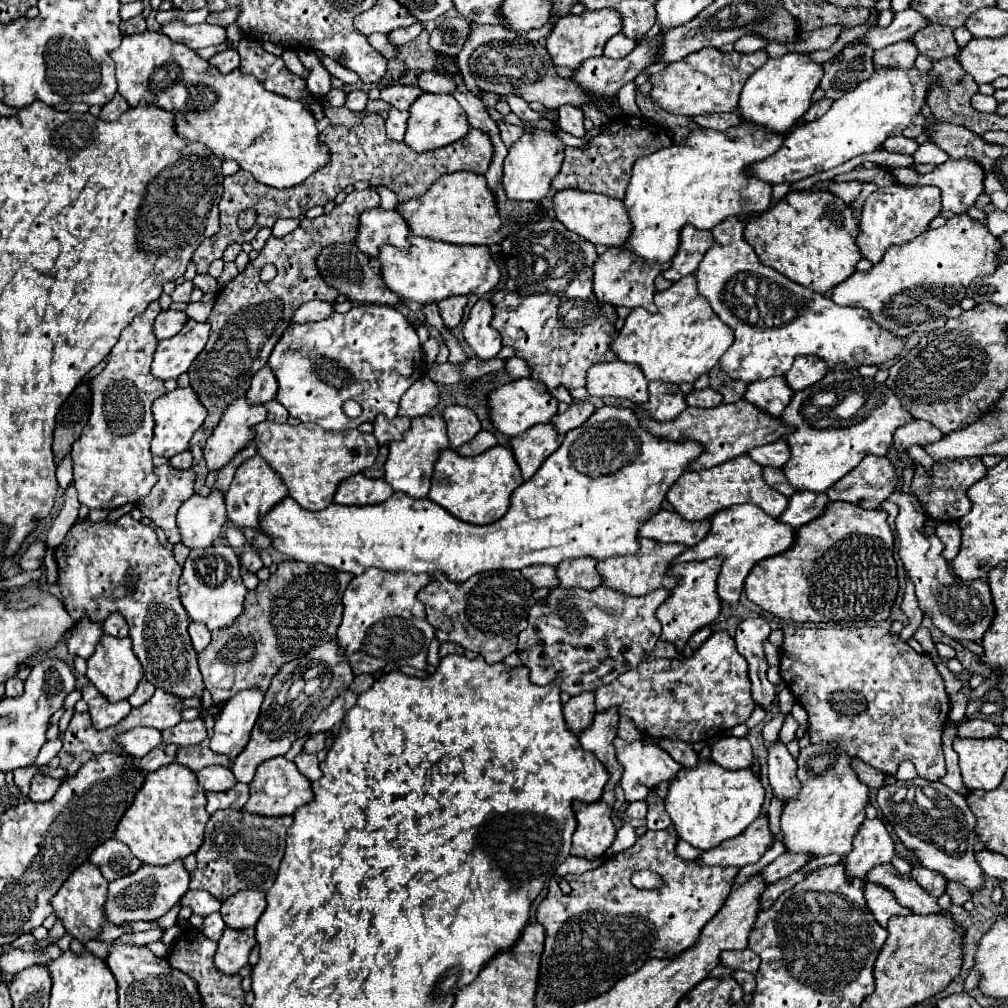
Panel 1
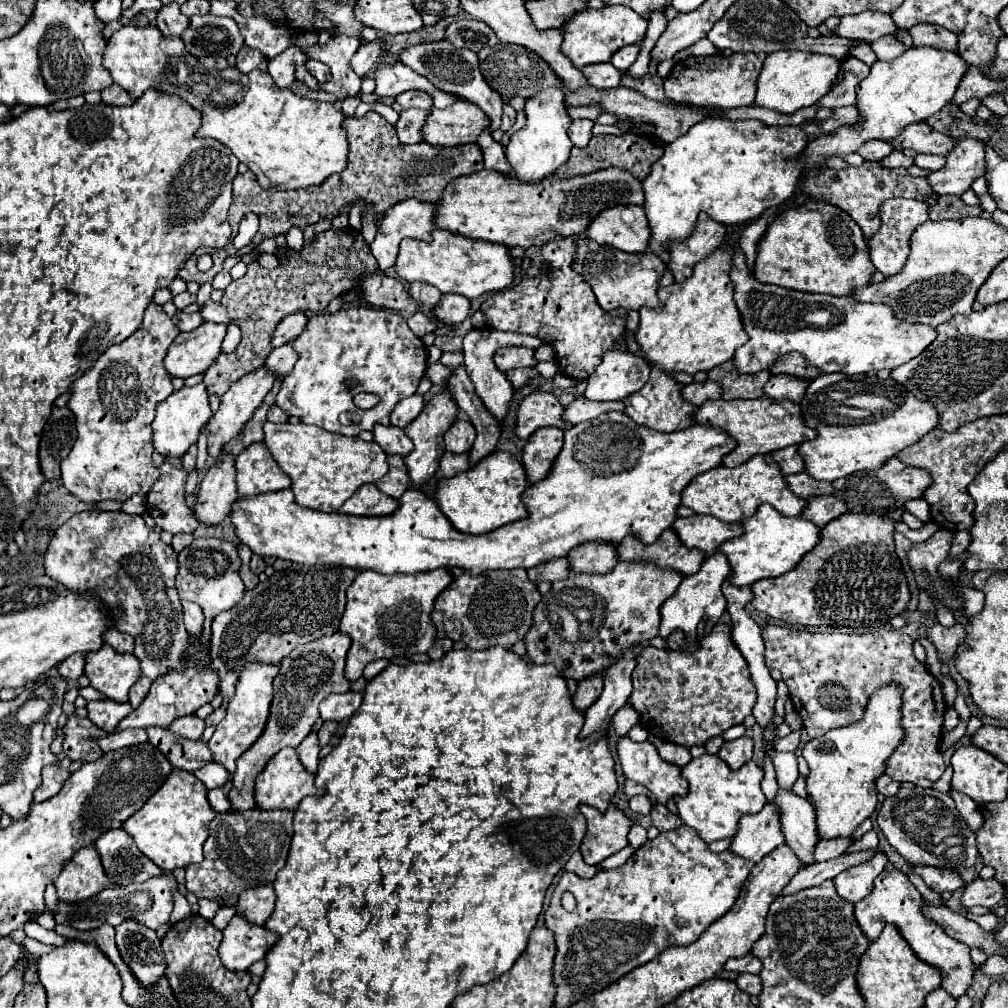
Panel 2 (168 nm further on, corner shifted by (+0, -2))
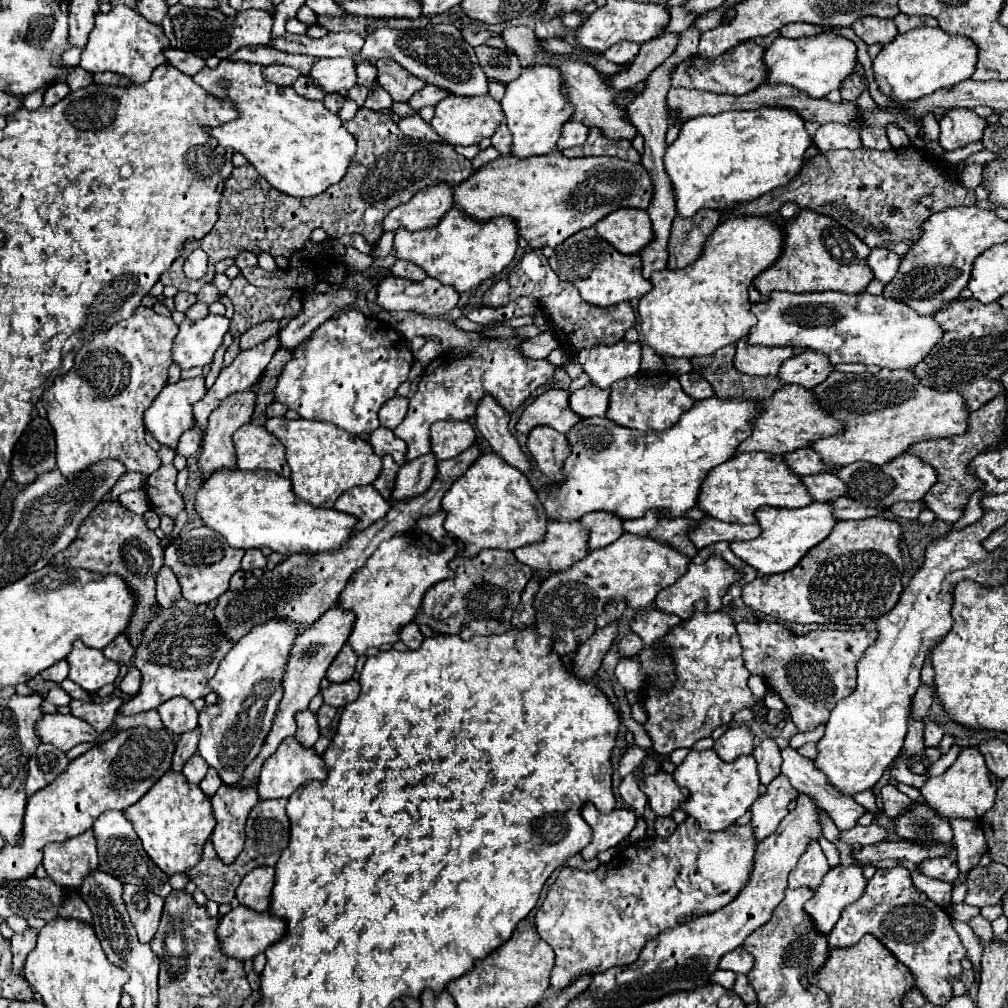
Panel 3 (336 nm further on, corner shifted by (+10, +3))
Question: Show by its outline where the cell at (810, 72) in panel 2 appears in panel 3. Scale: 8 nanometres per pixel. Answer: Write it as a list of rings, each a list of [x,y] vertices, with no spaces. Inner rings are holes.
[[[834,32],[798,40],[780,36],[764,52],[768,84],[788,84],[800,92],[806,92],[812,98],[824,98],[828,92],[838,90],[842,78],[854,72],[854,64],[856,64],[856,44],[842,36],[836,36]]]

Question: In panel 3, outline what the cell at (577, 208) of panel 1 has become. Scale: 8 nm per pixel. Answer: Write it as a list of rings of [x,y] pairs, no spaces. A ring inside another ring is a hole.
[[[640,208],[610,212],[596,224],[596,232],[624,254],[638,254],[654,238],[650,216]]]

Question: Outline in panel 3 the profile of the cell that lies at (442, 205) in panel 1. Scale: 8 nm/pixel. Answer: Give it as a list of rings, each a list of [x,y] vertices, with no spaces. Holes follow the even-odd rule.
[[[558,150],[538,158],[526,158],[526,162],[518,162],[518,158],[500,156],[484,166],[480,166],[470,178],[460,182],[454,188],[454,208],[470,216],[478,222],[488,222],[498,216],[508,216],[516,222],[518,234],[530,242],[530,248],[558,246],[568,236],[576,234],[582,228],[594,226],[600,218],[610,214],[612,210],[630,206],[630,208],[648,208],[652,198],[650,176],[642,164],[632,164],[630,178],[630,162],[610,156],[590,156],[590,158],[564,158]]]

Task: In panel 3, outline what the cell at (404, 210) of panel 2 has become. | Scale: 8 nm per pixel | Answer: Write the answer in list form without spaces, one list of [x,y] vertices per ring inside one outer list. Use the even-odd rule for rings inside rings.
[[[436,184],[420,190],[410,202],[400,204],[388,212],[382,230],[396,232],[398,228],[416,232],[432,228],[446,210],[452,208],[452,188],[446,184]]]

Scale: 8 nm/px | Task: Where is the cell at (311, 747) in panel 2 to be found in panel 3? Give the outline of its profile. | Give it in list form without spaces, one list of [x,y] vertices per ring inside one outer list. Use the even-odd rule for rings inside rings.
[[[310,710],[298,714],[296,718],[298,722],[298,730],[296,730],[296,740],[304,746],[304,748],[312,748],[314,742],[320,738],[320,728],[316,724],[316,714],[312,714]]]

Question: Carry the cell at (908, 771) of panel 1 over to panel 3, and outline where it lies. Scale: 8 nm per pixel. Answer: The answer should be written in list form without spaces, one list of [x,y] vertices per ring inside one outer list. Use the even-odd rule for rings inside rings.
[[[948,818],[954,830],[954,846],[958,850],[958,868],[960,872],[972,870],[978,860],[986,854],[986,842],[982,828],[976,820],[968,818]]]

